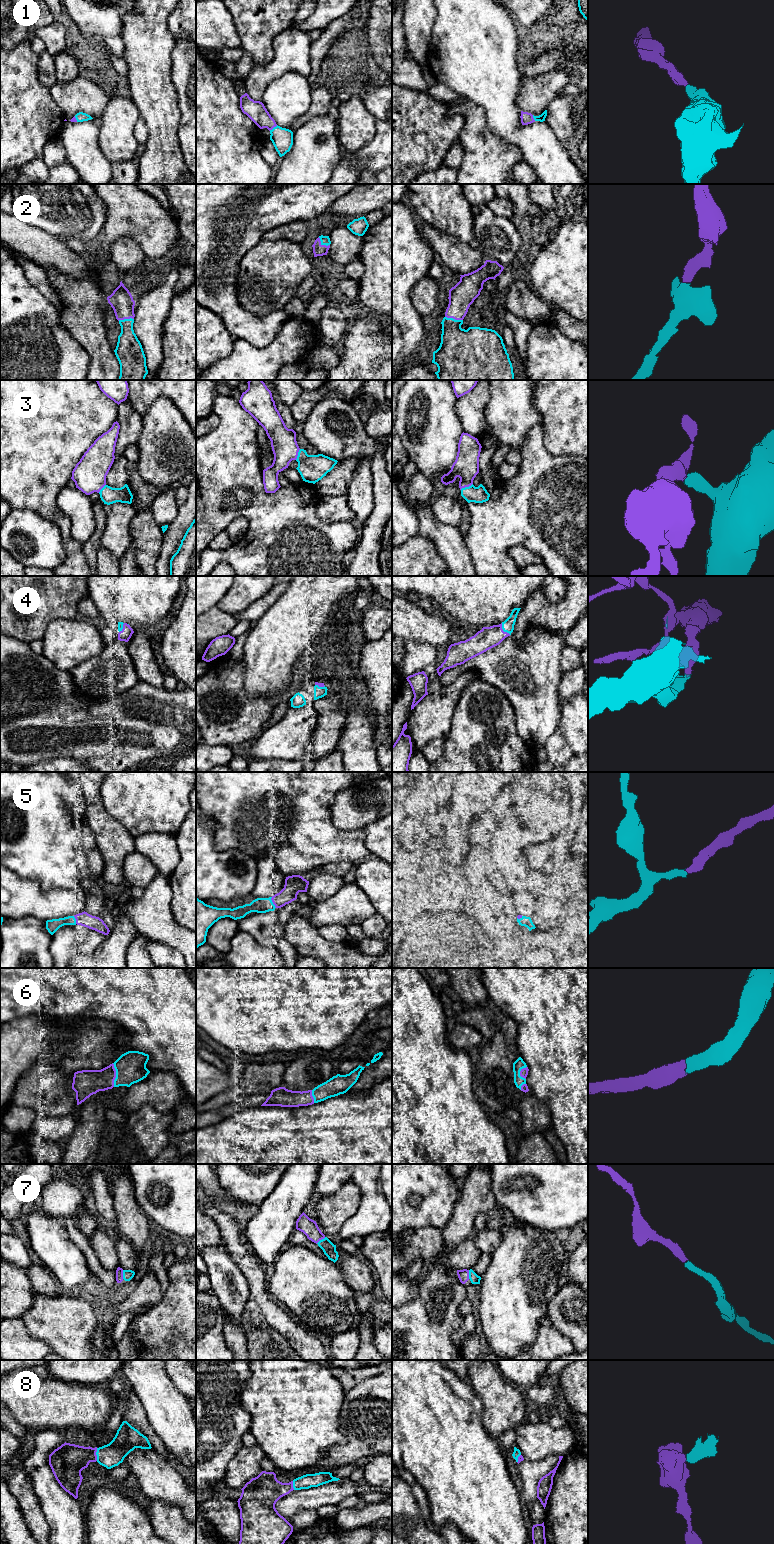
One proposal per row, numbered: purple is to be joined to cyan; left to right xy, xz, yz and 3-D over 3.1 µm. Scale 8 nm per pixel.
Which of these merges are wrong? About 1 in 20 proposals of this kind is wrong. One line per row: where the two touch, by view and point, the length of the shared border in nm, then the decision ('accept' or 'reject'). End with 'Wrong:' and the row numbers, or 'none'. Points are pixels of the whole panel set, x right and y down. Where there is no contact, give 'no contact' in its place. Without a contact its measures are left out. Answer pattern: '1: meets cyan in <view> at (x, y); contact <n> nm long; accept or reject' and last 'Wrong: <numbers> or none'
1: meets cyan in xz at (274, 127); contact 80 nm long; accept
2: meets cyan in yz at (454, 319); contact 150 nm long; accept
3: meets cyan in yz at (466, 487); contact 120 nm long; accept
4: meets cyan in yz at (503, 630); contact 120 nm long; accept
5: meets cyan in xz at (272, 902); contact 100 nm long; accept
6: meets cyan in xy at (116, 1075); contact 190 nm long; accept
7: meets cyan in xy at (123, 1274); contact 70 nm long; accept
8: meets cyan in xy at (96, 1454); contact 100 nm long; accept
Wrong: none

